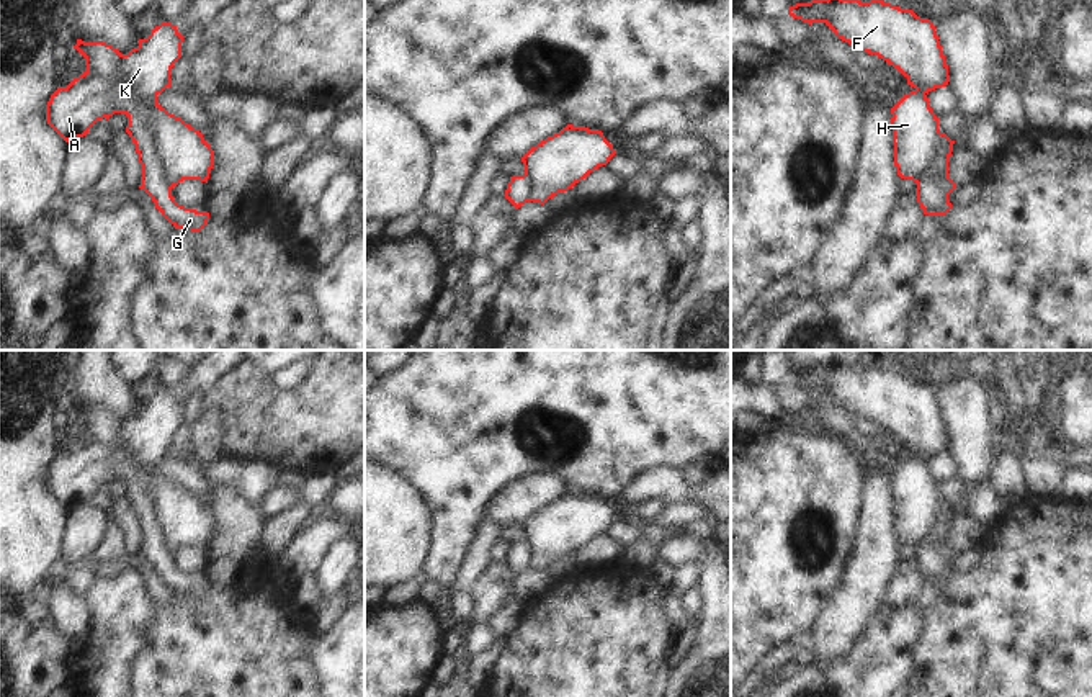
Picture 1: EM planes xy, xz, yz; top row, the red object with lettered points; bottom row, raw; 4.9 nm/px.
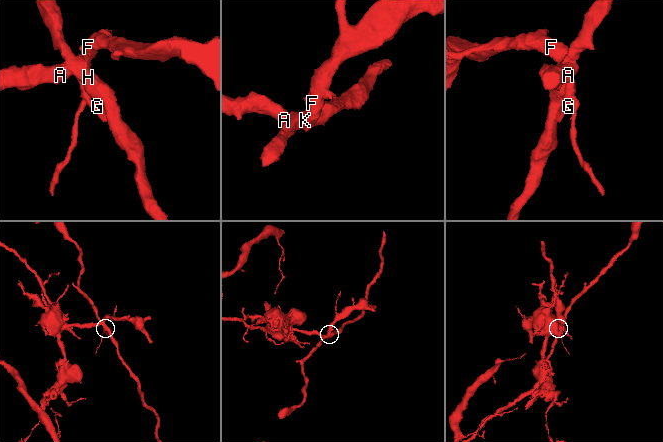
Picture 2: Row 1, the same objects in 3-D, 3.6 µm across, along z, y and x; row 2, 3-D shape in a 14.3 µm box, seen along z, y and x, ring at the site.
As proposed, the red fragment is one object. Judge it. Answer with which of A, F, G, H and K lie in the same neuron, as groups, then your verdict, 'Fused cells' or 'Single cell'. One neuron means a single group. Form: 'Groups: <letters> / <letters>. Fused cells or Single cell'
Groups: A F G K / H. Fused cells.

